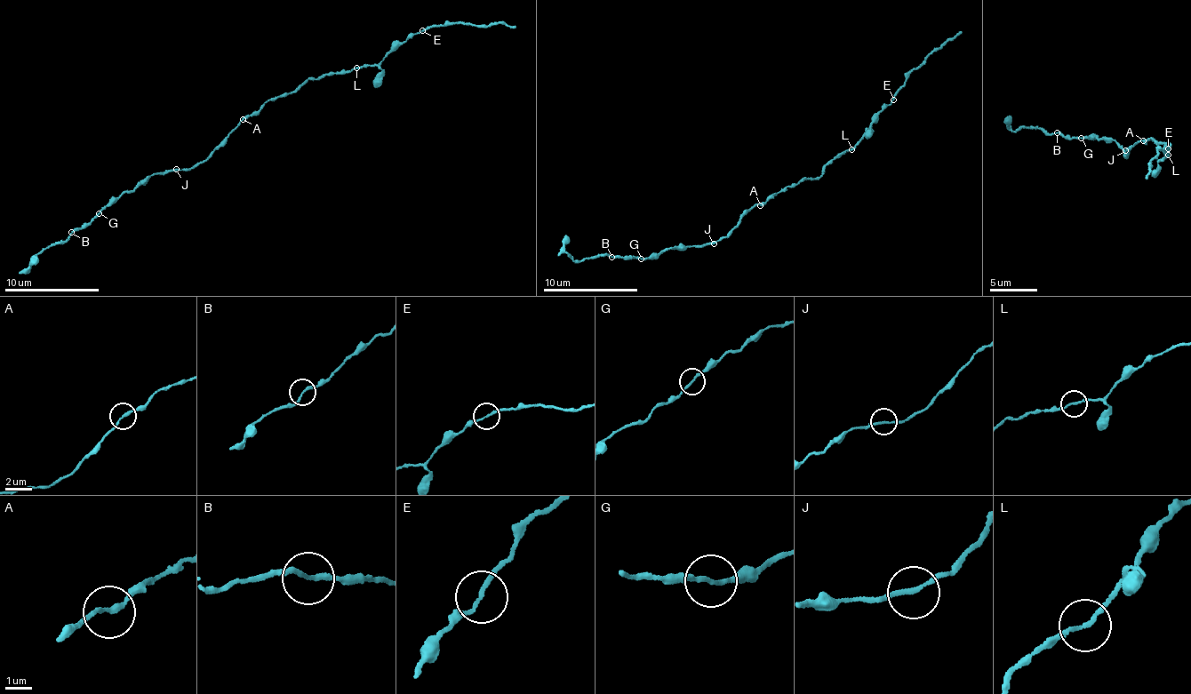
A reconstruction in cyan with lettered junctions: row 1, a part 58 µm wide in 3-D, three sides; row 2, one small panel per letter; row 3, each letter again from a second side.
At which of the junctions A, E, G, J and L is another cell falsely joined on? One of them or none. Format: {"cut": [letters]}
{"cut": ["G"]}

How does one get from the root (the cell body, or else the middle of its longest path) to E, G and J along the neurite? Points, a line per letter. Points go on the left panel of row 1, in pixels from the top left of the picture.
E: (243, 120), (259, 112), (269, 100), (297, 91), (308, 80), (379, 63), (397, 44), (422, 30)
G: (243, 120), (209, 158), (191, 169), (146, 175), (133, 189), (124, 191), (118, 199), (111, 200), (99, 212)
J: (243, 120), (209, 158), (191, 169), (176, 169)

